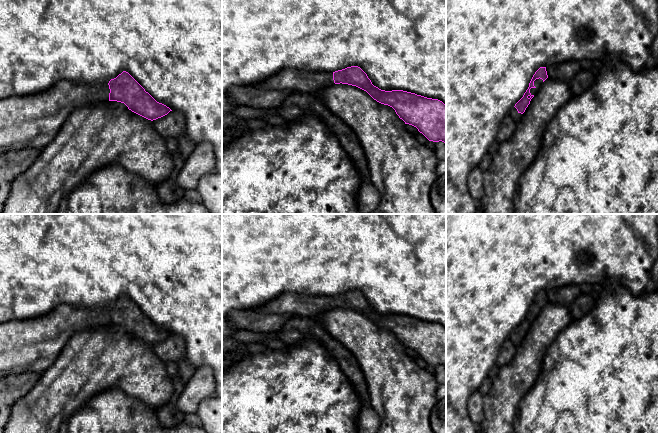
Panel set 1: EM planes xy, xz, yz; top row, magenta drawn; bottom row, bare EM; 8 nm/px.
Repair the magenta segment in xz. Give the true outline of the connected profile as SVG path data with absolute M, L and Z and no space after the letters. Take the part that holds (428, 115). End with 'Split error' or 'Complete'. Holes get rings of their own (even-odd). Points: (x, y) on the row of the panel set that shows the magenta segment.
M358 66L335 72L283 68L253 87L264 90L291 89L316 94L334 83L348 84L366 91L377 102L392 107L405 124L416 127L429 141L442 141L446 145L446 104L438 99L403 90L381 90L372 84Z. Split error

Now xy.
M126 71L108 83L76 84L62 80L40 93L0 99L0 156L24 148L41 151L55 138L63 124L77 108L108 101L124 103L129 110L151 121L172 111L166 105L157 102Z. Split error

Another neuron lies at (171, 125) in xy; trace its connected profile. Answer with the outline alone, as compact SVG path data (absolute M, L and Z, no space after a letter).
M170 111L167 115L152 121L153 128L164 138L180 137L185 127L185 116L178 111Z

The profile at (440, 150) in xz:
M442 141L436 142L435 153L438 160L437 175L443 175L446 173L446 144Z

